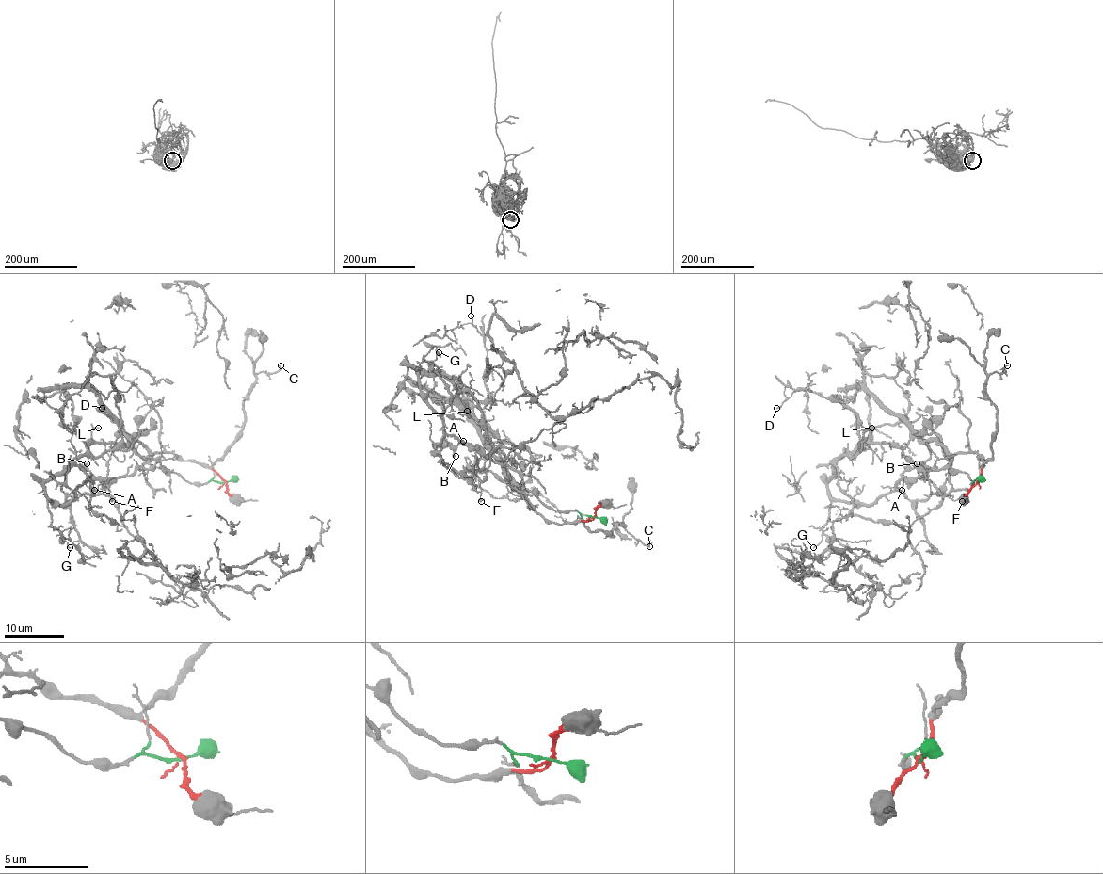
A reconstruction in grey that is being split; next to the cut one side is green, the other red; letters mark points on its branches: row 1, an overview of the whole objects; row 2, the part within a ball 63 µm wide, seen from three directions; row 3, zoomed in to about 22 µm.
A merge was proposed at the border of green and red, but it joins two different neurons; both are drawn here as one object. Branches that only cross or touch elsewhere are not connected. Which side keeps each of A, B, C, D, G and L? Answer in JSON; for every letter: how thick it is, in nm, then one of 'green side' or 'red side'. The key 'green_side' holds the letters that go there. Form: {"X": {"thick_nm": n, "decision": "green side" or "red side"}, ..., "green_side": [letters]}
{"A": {"thick_nm": 120, "decision": "green side"}, "B": {"thick_nm": 170, "decision": "green side"}, "C": {"thick_nm": 160, "decision": "red side"}, "D": {"thick_nm": 90, "decision": "green side"}, "G": {"thick_nm": 140, "decision": "green side"}, "L": {"thick_nm": 90, "decision": "green side"}, "green_side": ["A", "B", "D", "G", "L"]}

